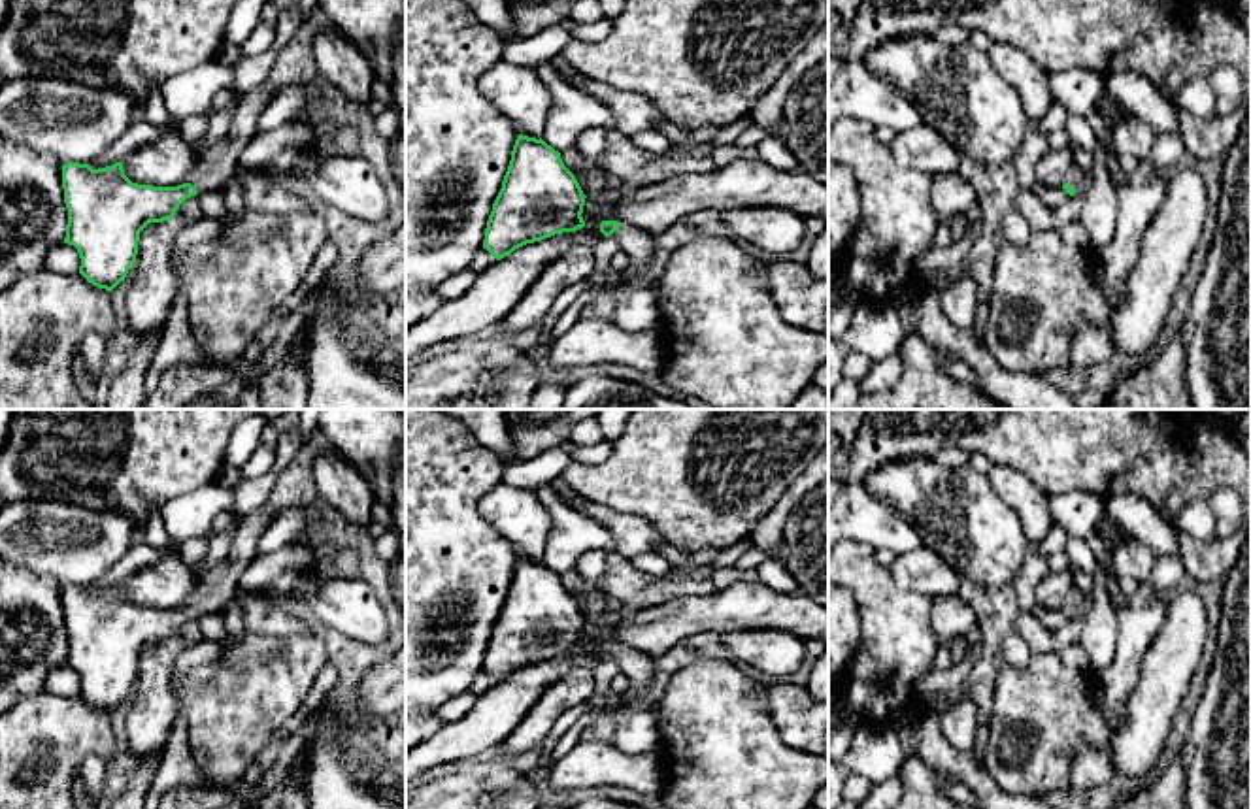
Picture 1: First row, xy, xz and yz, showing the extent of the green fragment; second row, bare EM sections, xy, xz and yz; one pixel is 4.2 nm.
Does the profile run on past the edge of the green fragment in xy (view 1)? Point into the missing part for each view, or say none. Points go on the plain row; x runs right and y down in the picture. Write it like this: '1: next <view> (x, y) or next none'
1: next xy (219, 585)

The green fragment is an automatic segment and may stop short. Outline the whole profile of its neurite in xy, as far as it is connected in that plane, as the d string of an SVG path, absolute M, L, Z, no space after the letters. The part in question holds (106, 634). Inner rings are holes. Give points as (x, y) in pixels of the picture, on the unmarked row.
M259 507L243 515L228 556L208 570L187 605L177 609L153 609L132 605L123 592L123 585L92 592L89 586L62 586L64 626L68 647L64 666L79 675L79 696L98 711L111 715L125 703L130 688L136 685L140 654L149 645L162 645L175 637L179 628L202 613L221 613L238 592L238 579L249 566L259 537L266 532L279 511Z

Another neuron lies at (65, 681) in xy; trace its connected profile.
M60 666L49 673L45 681L45 692L57 696L75 696L79 694L81 681L74 668Z

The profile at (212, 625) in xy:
M202 613L196 617L202 637L208 641L223 641L226 636L225 620L217 613Z

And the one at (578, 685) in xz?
M585 666L572 668L538 698L508 735L502 743L504 754L523 754L542 747L557 718L570 707L589 702L592 692L594 671Z

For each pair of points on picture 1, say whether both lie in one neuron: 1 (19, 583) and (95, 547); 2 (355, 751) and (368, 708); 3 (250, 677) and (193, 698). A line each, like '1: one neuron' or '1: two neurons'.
1: two neurons
2: two neurons
3: one neuron

